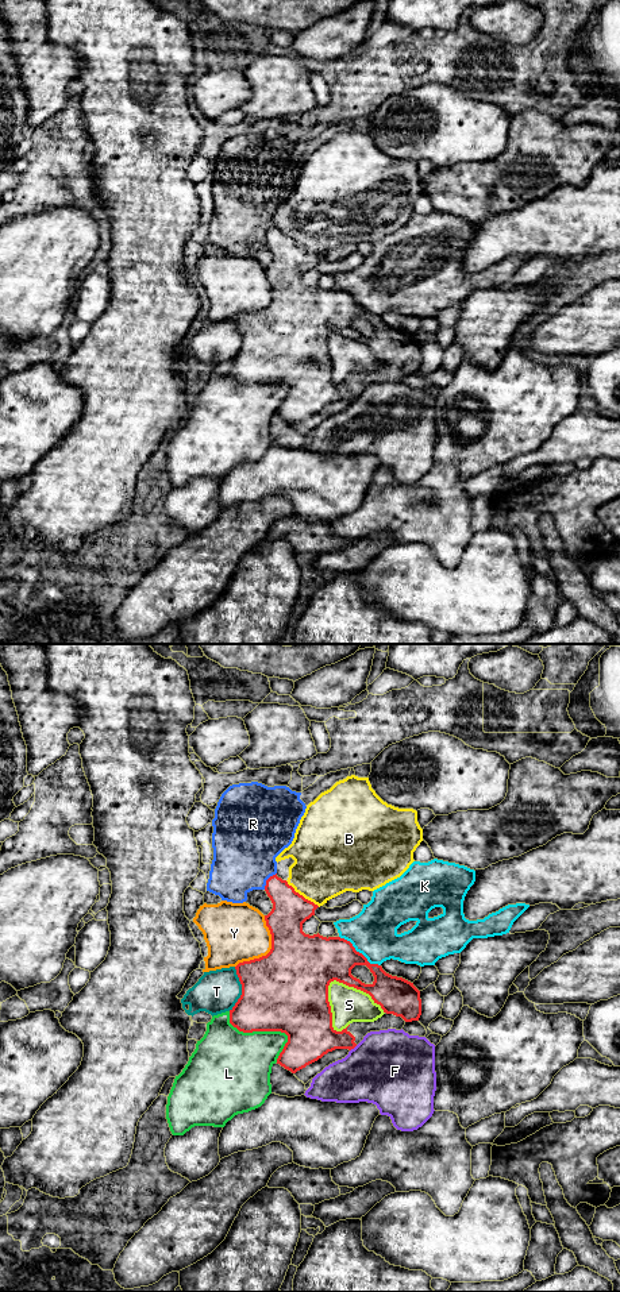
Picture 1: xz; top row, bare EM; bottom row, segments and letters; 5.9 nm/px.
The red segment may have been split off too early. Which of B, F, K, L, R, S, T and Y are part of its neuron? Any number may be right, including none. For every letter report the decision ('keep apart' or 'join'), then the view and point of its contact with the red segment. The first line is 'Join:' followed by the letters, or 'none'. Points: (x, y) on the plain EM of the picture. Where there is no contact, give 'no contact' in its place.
Join: none
B: keep apart; contact xz (301, 247)
F: keep apart; contact xz (353, 400)
K: keep apart; contact xz (358, 304)
L: keep apart; contact xz (266, 382)
R: keep apart; contact xz (266, 232)
S: keep apart; contact xz (358, 340)
T: keep apart; contact xz (242, 340)
Y: keep apart; contact xz (270, 303)

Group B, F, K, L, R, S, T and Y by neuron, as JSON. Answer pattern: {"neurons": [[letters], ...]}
{"neurons": [["B"], ["F"], ["K", "S"], ["L"], ["R"], ["T"], ["Y"]]}

